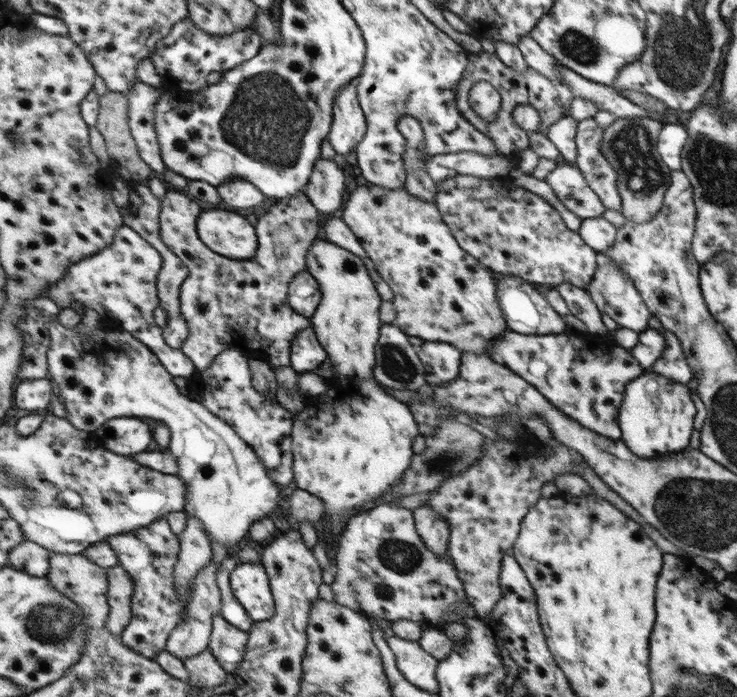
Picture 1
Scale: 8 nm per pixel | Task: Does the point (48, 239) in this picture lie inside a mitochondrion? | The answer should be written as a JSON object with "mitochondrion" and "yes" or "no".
{"mitochondrion":"no"}

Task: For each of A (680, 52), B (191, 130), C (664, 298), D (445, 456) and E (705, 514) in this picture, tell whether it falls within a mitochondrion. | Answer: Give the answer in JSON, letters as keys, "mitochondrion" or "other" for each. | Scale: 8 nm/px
{"A":"mitochondrion","B":"other","C":"mitochondrion","D":"mitochondrion","E":"mitochondrion"}

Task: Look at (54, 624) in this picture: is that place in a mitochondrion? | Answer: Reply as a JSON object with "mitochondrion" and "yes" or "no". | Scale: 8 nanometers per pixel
{"mitochondrion":"yes"}

